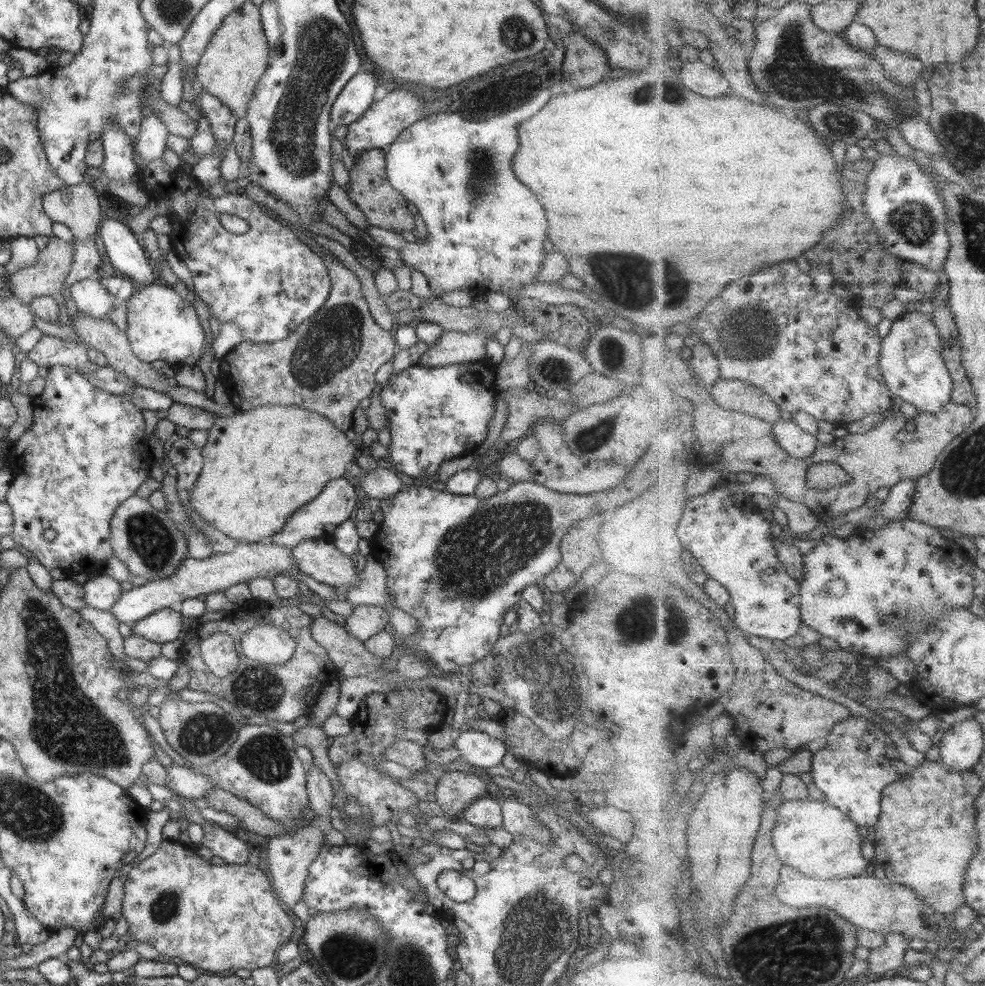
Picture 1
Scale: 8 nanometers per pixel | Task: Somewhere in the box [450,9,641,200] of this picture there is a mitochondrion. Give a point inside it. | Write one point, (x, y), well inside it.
(506, 32)

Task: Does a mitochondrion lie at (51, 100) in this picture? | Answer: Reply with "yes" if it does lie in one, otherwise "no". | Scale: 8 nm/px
no

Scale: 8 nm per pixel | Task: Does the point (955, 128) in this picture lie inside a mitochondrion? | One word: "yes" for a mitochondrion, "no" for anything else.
yes

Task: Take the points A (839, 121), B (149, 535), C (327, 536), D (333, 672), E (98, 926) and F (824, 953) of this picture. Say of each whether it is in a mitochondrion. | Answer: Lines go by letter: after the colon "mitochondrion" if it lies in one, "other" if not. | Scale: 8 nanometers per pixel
A: mitochondrion
B: mitochondrion
C: other
D: other
E: other
F: mitochondrion

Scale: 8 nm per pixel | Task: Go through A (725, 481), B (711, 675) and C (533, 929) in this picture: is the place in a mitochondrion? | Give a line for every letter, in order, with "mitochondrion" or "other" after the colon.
A: other
B: other
C: mitochondrion

